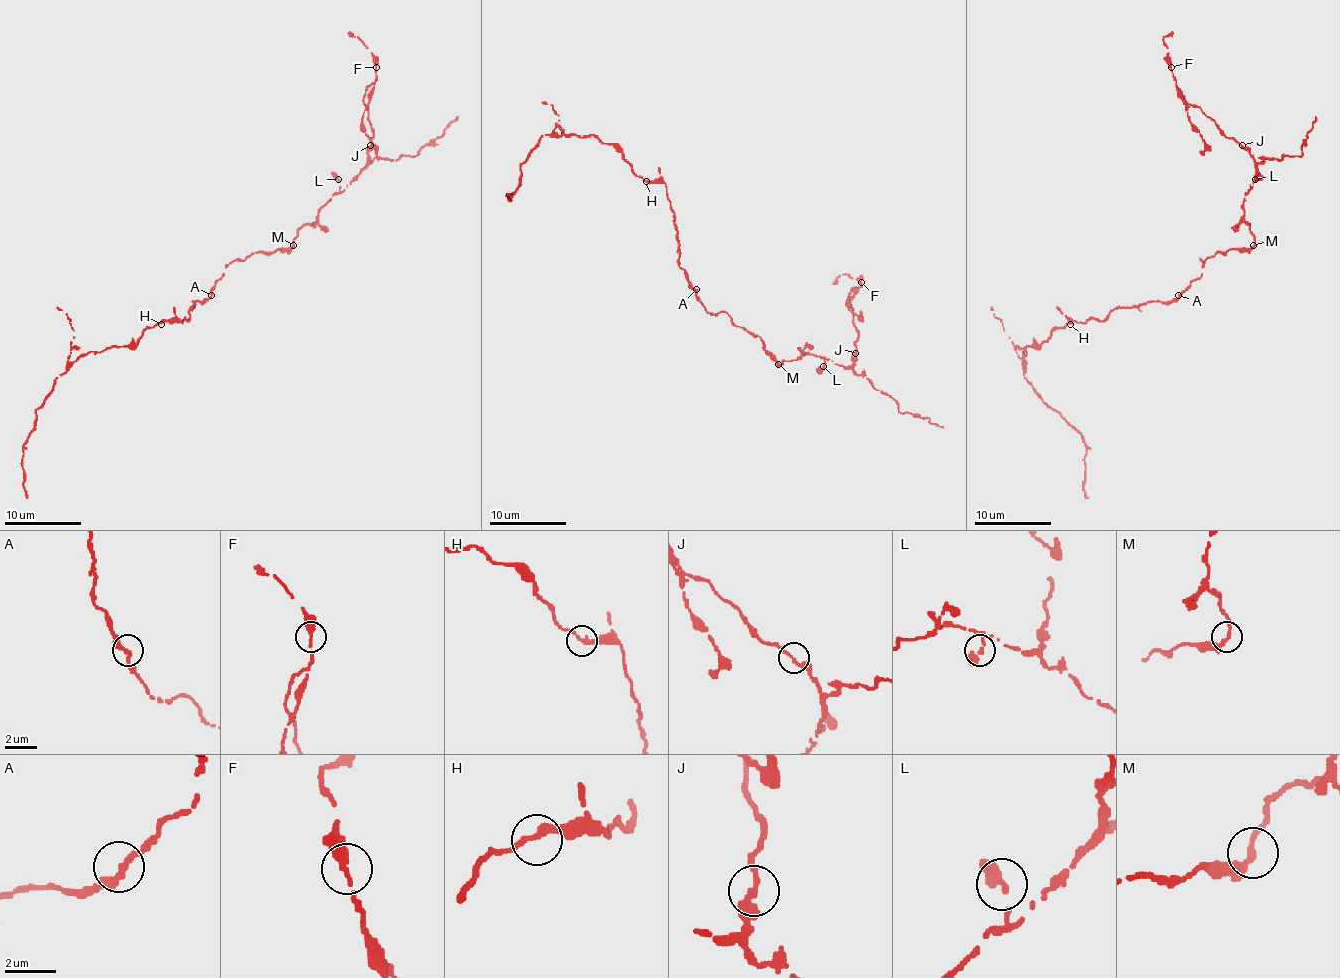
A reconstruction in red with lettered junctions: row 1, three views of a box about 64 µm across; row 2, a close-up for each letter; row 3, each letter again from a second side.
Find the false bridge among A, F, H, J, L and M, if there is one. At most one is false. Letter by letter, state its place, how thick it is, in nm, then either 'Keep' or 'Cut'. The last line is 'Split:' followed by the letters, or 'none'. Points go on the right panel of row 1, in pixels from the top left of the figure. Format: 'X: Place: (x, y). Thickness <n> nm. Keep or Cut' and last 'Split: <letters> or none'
A: Place: (1178, 295). Thickness 260 nm. Keep
F: Place: (1171, 67). Thickness 280 nm. Cut
H: Place: (1070, 324). Thickness 260 nm. Keep
J: Place: (1242, 145). Thickness 280 nm. Keep
L: Place: (1255, 179). Thickness 280 nm. Keep
M: Place: (1253, 245). Thickness 240 nm. Keep
Split: F

